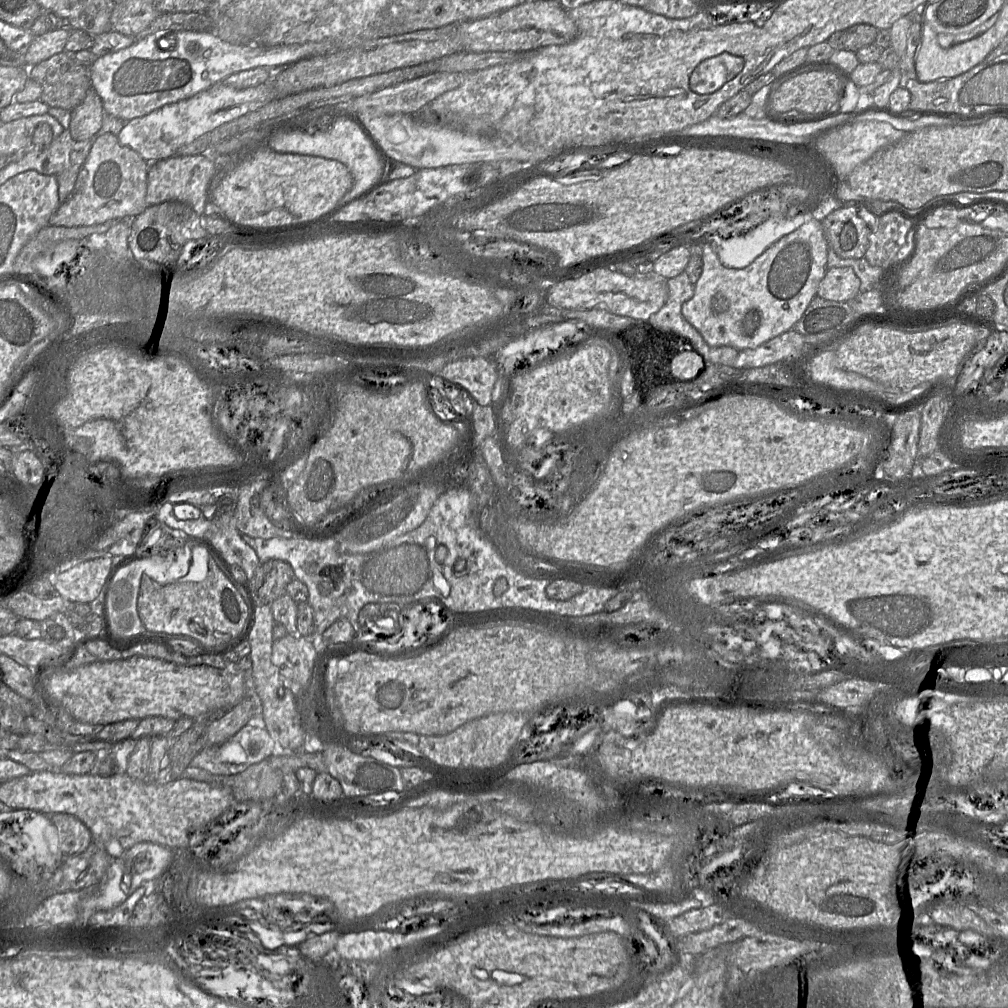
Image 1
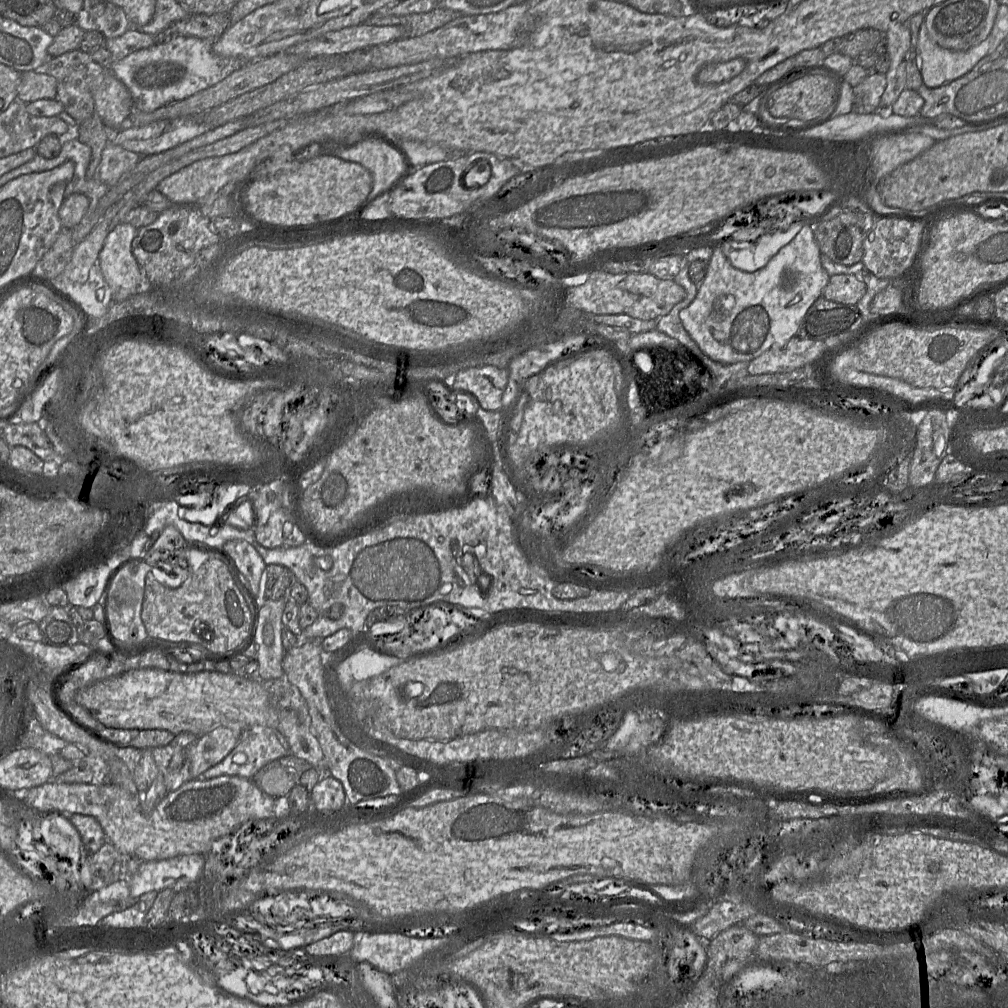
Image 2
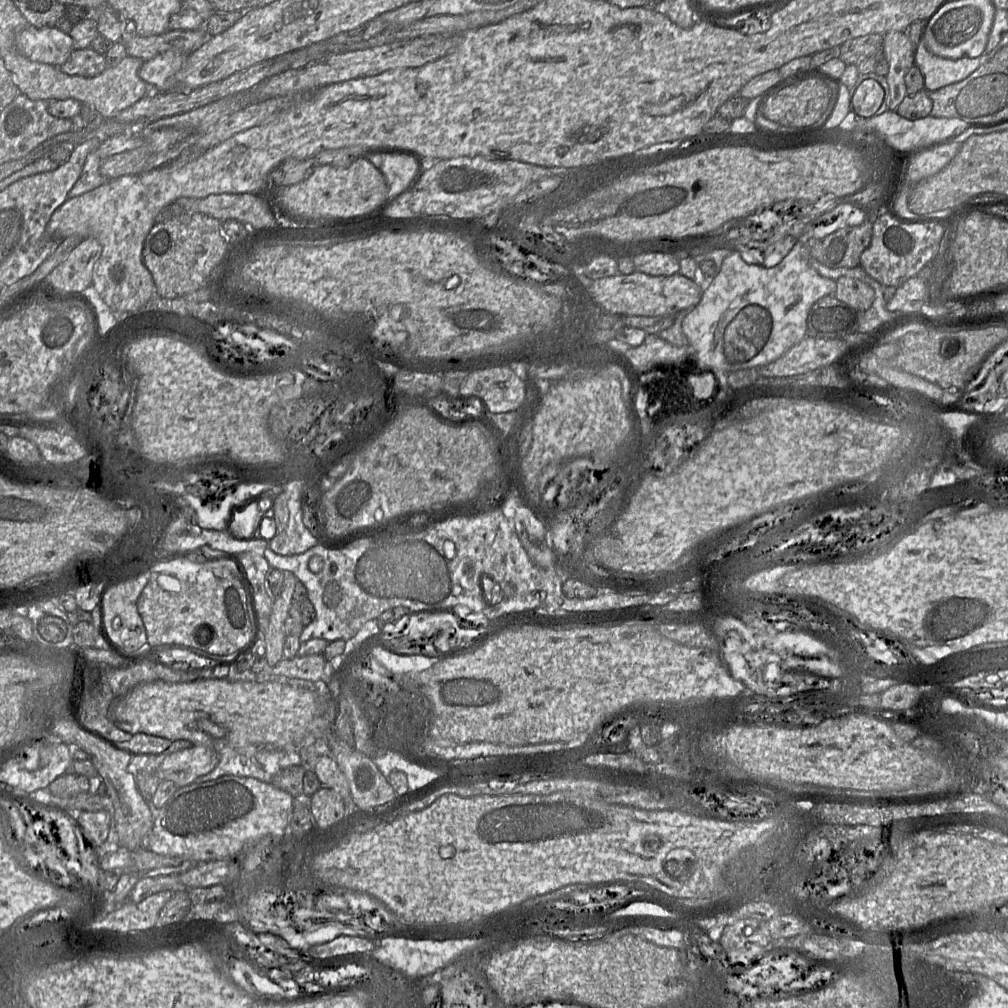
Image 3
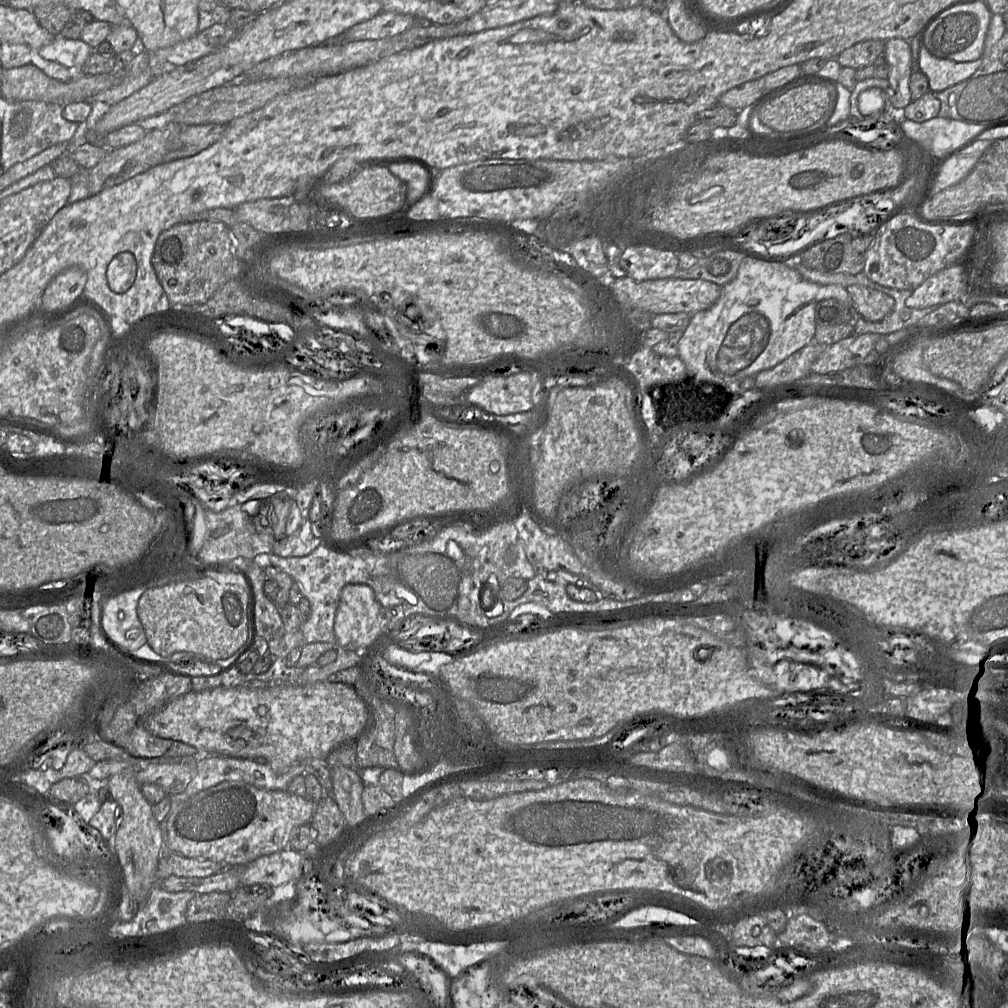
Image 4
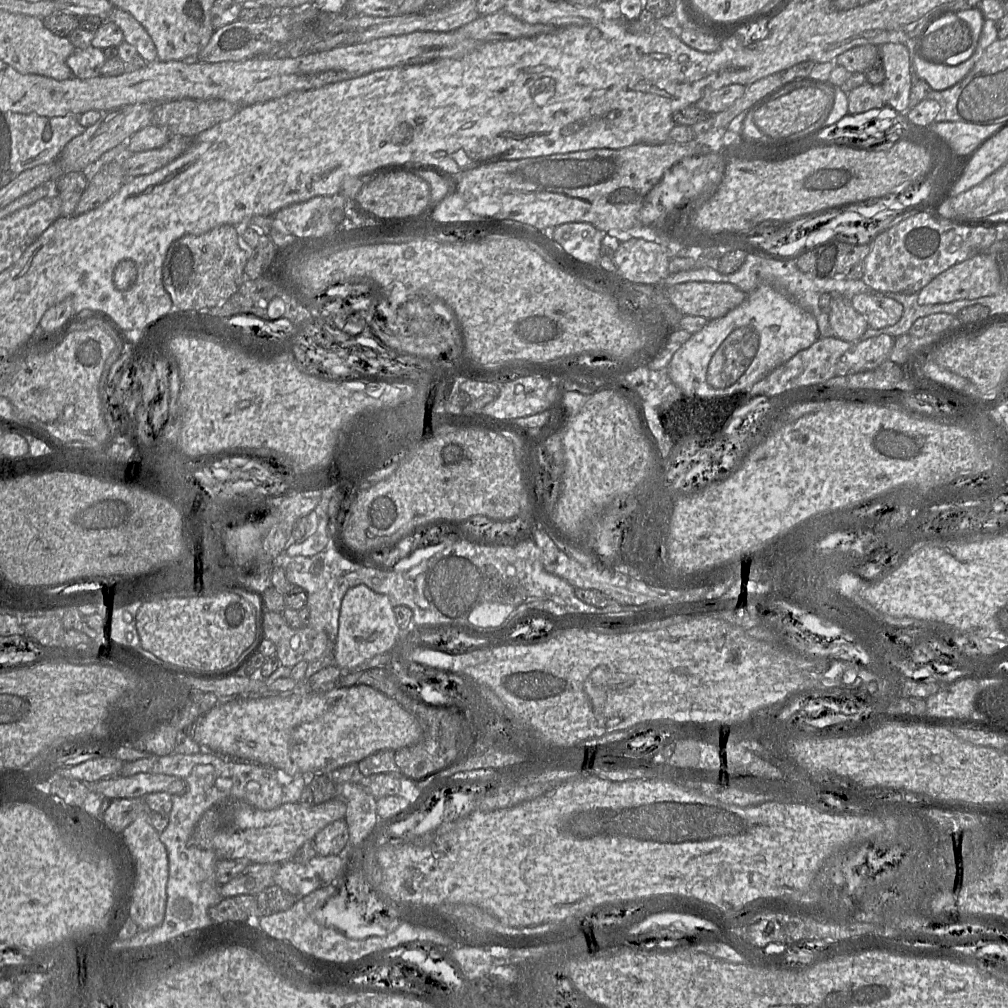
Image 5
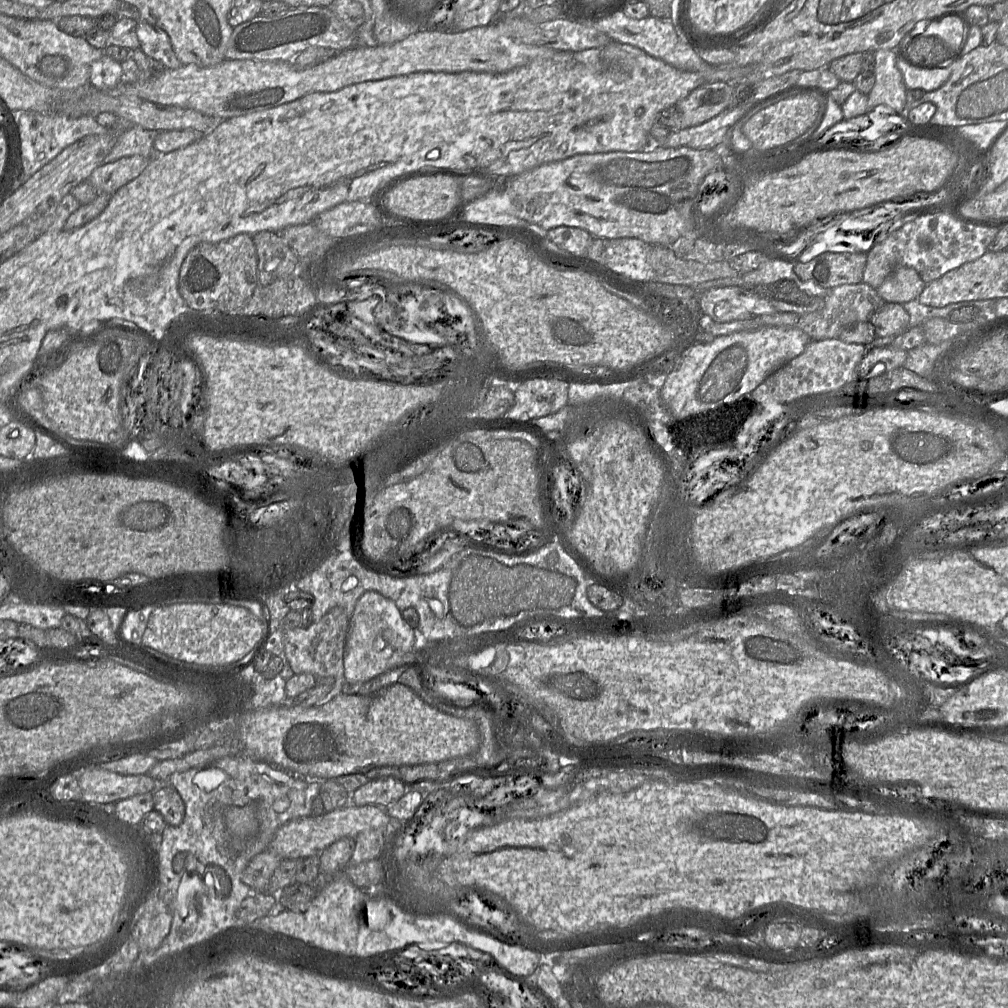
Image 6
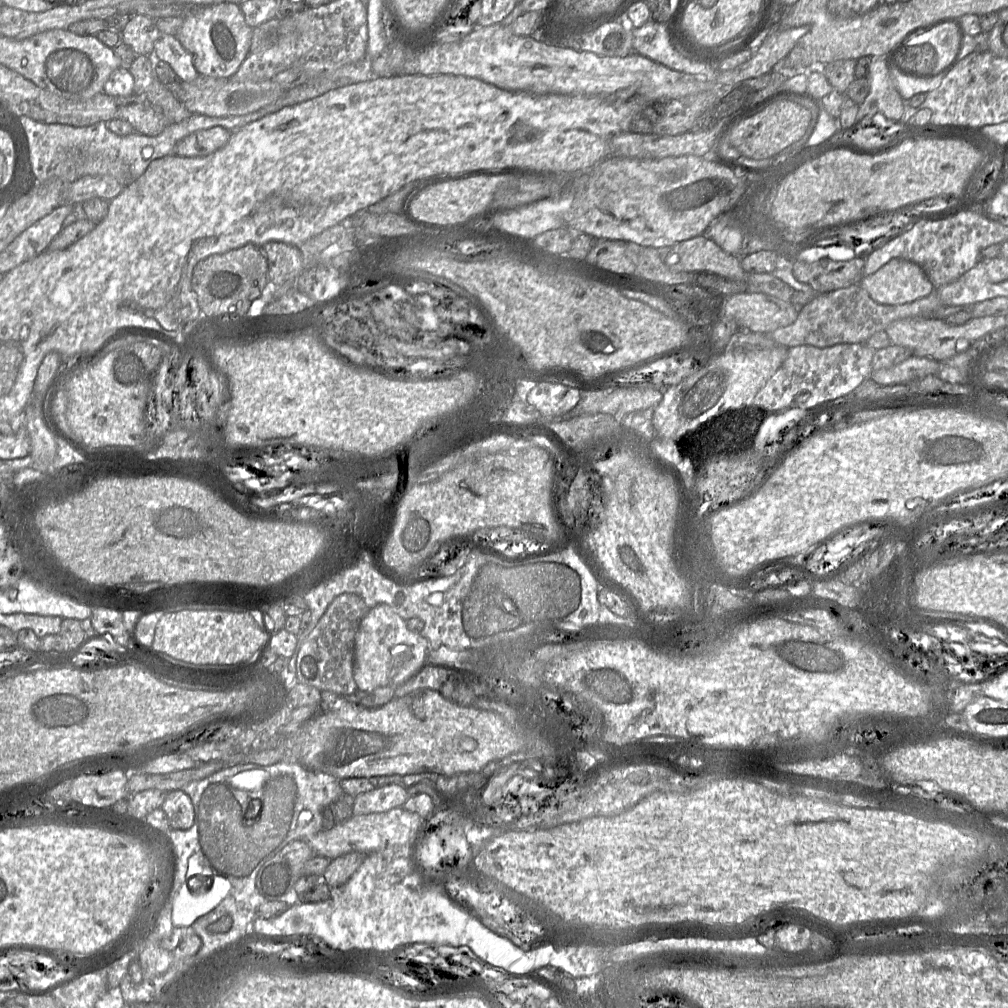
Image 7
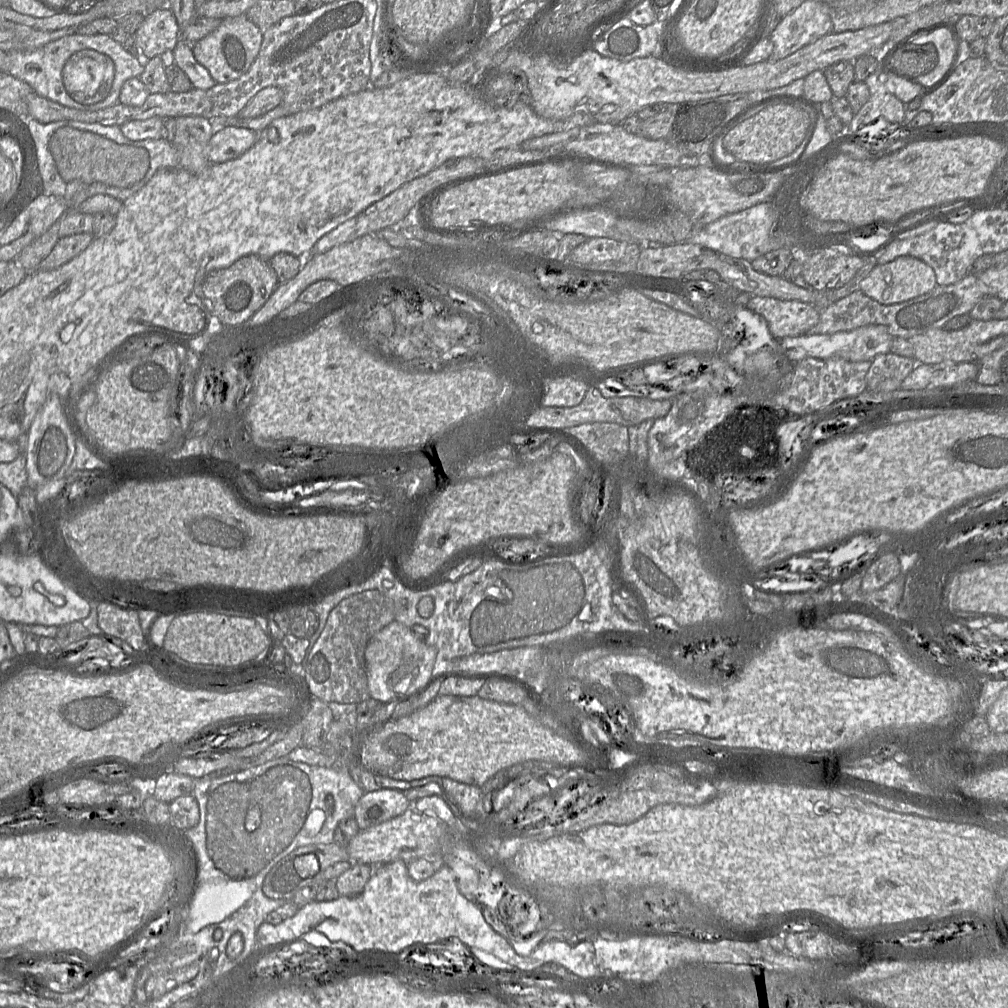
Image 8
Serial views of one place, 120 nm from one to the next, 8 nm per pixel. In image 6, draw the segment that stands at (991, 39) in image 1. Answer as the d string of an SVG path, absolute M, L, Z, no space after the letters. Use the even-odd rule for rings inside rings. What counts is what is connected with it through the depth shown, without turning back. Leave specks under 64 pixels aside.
M898 56L897 66L903 75L903 80L908 90L921 89L931 92L945 84L954 69L958 67L958 60L947 68L922 69Z

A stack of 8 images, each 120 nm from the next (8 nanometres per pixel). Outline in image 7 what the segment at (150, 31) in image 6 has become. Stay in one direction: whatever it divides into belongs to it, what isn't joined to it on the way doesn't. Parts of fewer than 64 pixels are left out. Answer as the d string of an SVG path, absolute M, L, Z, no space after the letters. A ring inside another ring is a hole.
M162 34L154 43L153 53L168 63L181 81L191 82L199 76L192 55L184 49L176 36Z

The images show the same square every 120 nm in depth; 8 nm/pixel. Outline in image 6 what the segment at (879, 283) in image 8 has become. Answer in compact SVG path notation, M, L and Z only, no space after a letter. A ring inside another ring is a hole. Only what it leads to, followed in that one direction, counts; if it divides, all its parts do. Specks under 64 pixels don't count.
M897 267L876 289L885 302L905 303L917 299L926 283L911 267Z

